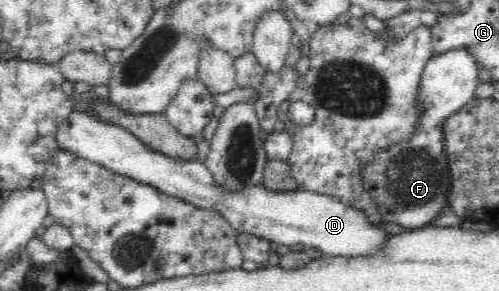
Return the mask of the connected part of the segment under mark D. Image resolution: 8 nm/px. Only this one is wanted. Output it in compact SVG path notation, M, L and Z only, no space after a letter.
M88 108L74 109L56 127L55 135L60 150L156 187L199 208L213 208L237 233L253 234L269 240L274 246L301 243L305 248L315 248L329 257L366 256L380 250L391 235L380 224L367 221L364 213L345 205L335 196L301 190L271 191L263 184L245 187L239 192L223 189L215 183L203 161L181 161L155 152L121 126L109 124L97 114L89 114Z

